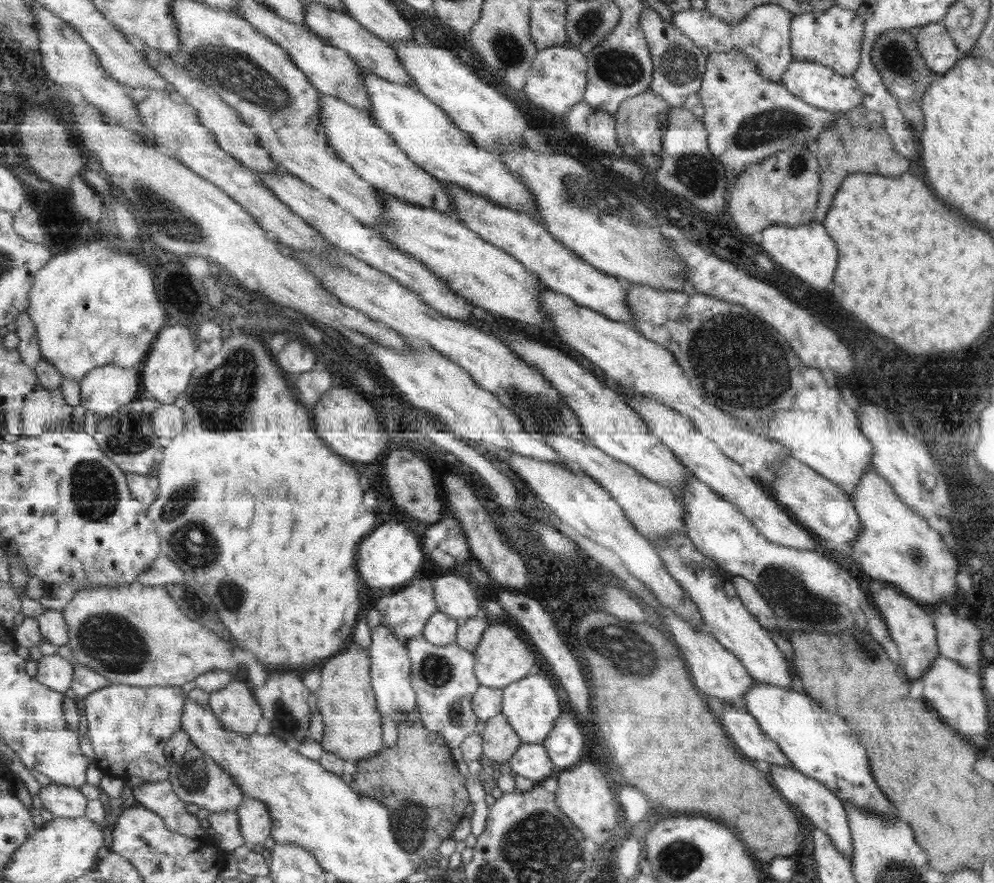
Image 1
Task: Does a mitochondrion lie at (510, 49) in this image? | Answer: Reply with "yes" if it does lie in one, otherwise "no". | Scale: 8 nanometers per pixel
yes

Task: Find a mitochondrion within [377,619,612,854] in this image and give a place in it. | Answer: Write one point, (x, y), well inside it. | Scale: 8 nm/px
(412, 817)

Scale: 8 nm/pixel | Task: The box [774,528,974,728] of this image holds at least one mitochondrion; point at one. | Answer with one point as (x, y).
(871, 653)

